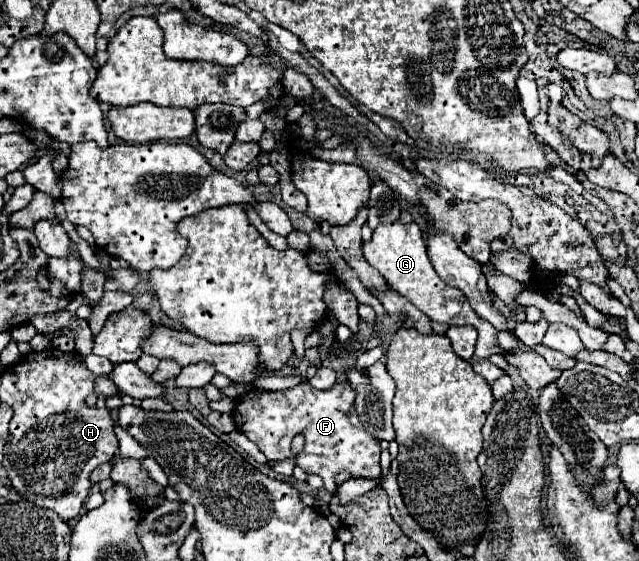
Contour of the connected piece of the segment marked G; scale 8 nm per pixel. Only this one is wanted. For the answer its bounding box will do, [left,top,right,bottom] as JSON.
[362,221,504,364]

